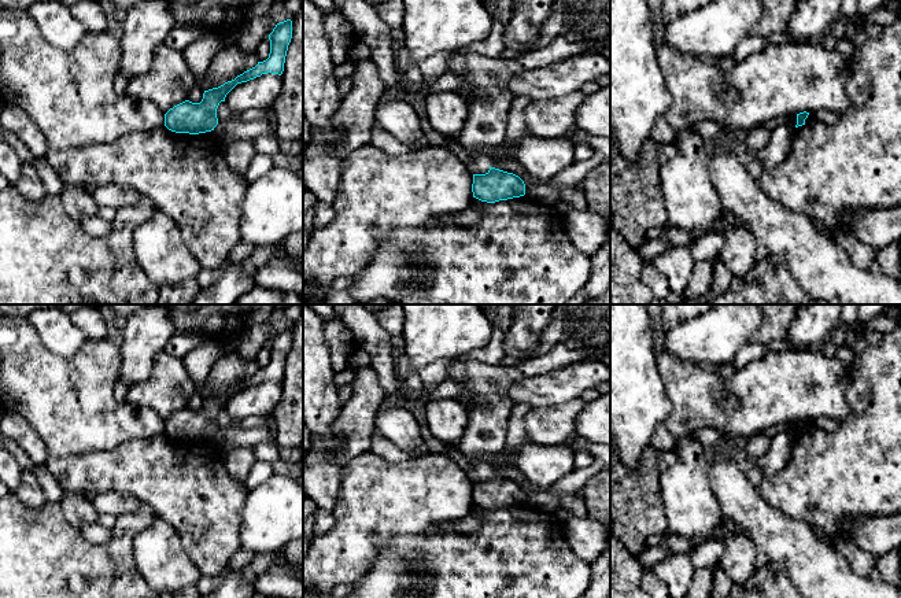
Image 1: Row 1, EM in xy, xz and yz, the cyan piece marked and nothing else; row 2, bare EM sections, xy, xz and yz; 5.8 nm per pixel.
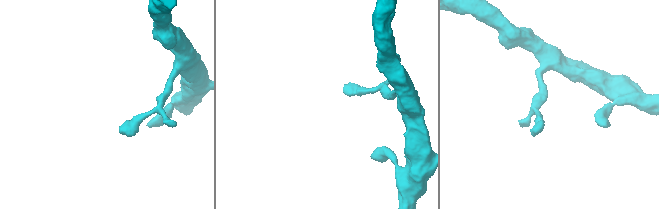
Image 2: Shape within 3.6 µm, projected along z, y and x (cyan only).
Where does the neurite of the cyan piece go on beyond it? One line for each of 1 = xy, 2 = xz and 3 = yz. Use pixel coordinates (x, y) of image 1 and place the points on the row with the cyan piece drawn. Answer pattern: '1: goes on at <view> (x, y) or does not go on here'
1: does not go on here
2: does not go on here
3: does not go on here

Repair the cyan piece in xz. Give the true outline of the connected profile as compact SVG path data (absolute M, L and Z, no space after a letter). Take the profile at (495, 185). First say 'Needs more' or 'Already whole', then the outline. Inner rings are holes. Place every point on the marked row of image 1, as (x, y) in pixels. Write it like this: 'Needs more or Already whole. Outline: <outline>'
Already whole. Outline: M490 167L485 174L473 174L473 198L495 203L525 195L524 181L513 174L495 167Z

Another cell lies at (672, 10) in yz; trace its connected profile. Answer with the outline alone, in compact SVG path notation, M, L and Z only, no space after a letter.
M662 0L661 15L665 25L675 19L702 8L714 0Z

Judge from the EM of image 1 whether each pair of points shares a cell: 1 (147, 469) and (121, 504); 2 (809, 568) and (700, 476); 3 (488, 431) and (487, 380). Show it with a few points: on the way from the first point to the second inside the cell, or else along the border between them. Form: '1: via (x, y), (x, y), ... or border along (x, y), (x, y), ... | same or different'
1: border along (93, 495), (125, 493), (139, 501) | different
2: border along (711, 464), (712, 490), (724, 516) | different
3: via (488, 419), (488, 392) | same

